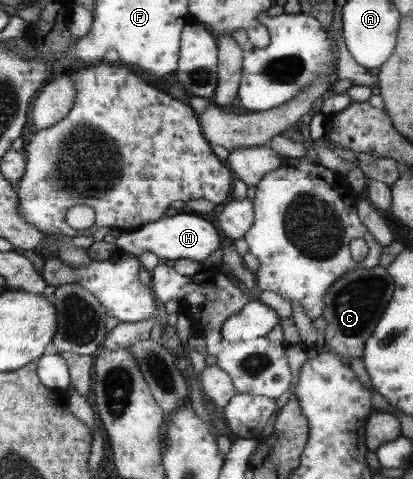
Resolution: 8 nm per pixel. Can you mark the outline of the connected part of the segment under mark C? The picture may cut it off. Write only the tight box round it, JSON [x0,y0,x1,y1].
[320,265,394,358]

